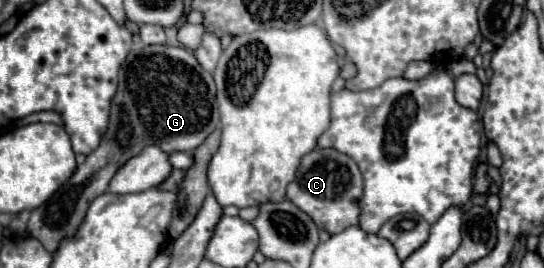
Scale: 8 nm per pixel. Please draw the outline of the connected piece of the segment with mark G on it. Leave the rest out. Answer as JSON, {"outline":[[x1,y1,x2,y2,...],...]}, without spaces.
{"outline":[[146,46,128,54,120,68,120,84,112,102,106,140,88,154,86,162,76,168,74,176,46,204,32,210,28,218,28,234,44,244,48,252,56,252,60,242,72,238,88,210,88,204,108,190,116,170,140,154,144,144,156,144,164,152,194,152,218,124,216,86,212,74,206,72,196,56,186,48]]}

